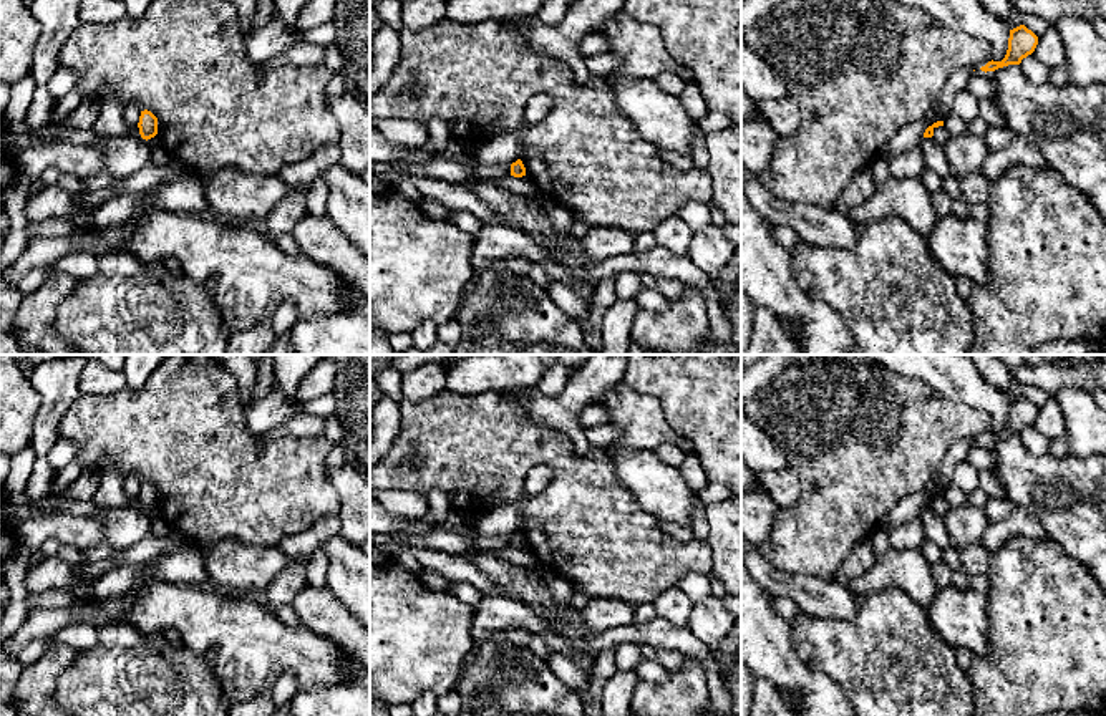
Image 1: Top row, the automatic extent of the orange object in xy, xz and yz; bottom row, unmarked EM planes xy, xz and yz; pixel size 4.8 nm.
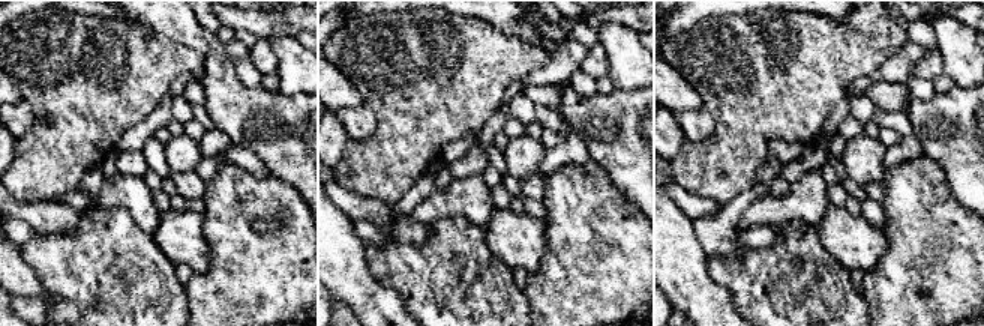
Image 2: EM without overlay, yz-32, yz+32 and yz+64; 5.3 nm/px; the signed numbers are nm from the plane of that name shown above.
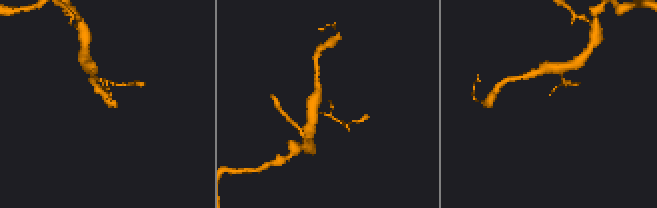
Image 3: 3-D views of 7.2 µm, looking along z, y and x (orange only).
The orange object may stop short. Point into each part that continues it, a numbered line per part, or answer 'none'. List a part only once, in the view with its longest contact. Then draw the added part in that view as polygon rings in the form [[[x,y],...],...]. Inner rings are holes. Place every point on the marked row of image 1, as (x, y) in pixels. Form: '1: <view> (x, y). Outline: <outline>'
none

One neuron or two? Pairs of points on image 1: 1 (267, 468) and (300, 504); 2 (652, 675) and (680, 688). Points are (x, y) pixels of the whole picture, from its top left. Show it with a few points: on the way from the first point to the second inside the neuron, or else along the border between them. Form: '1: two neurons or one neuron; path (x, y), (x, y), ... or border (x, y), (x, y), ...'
1: one neuron; path (272, 476), (292, 496)
2: two neurons; border (672, 672), (664, 682), (640, 680)

